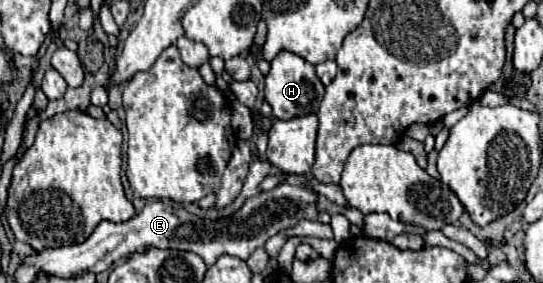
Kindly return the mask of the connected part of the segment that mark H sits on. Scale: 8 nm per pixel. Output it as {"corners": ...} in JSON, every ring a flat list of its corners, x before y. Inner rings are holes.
{"corners":[[290,51,278,53,270,65,272,65,272,69,266,77,264,93,266,93,266,101,272,105,274,117,276,119,294,119,294,117,304,117,304,115,316,113,320,107,320,101,324,97,324,85,316,75,314,65]]}

